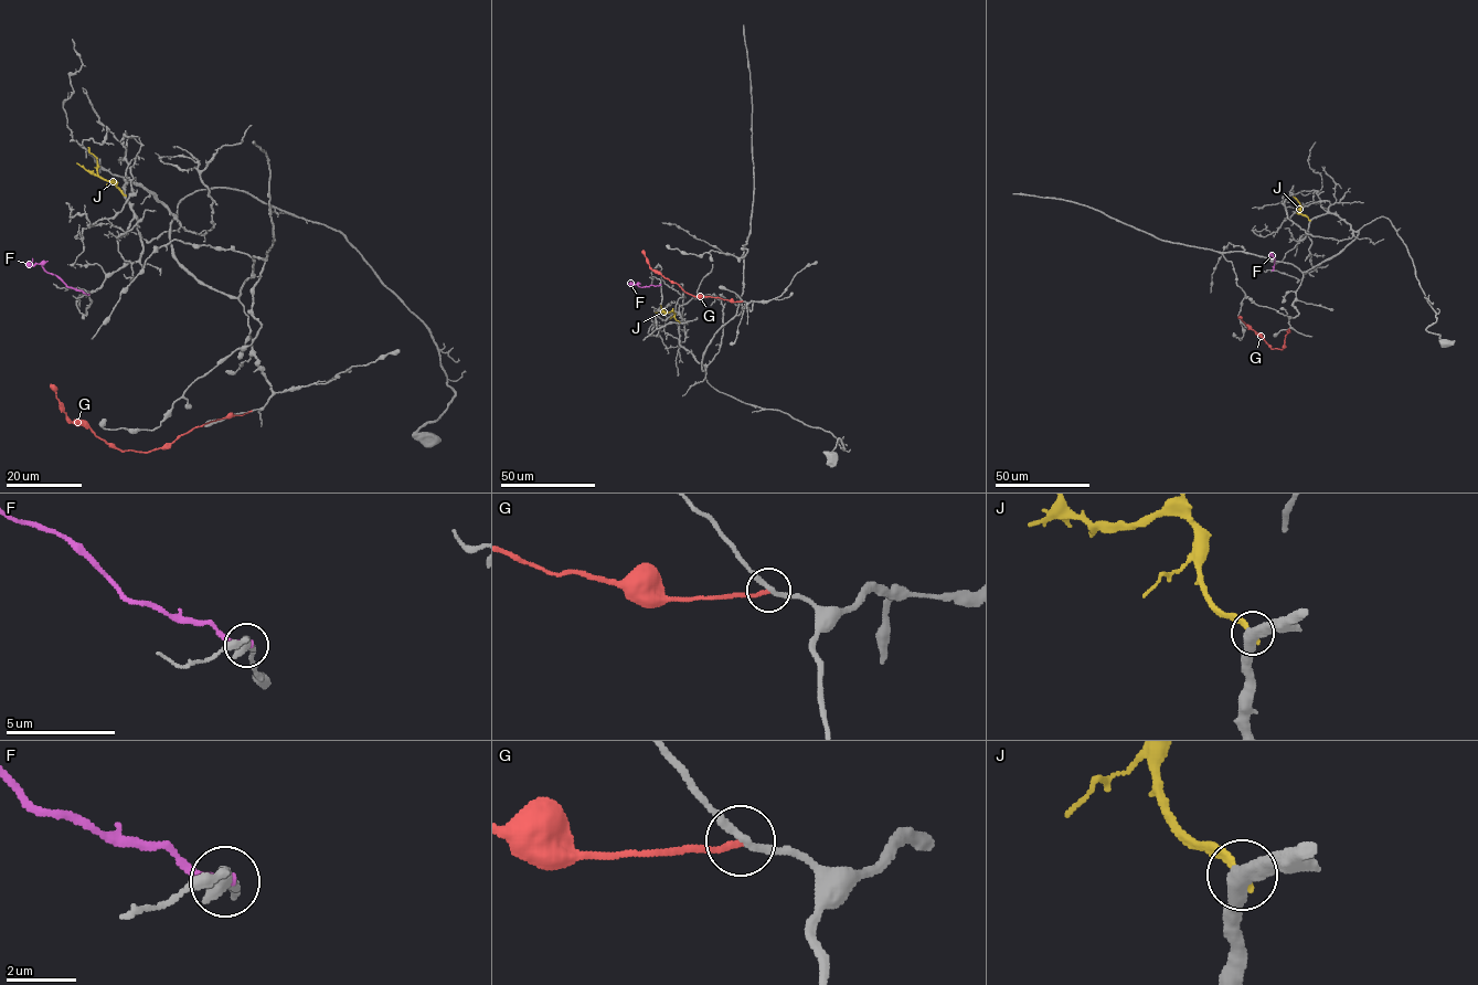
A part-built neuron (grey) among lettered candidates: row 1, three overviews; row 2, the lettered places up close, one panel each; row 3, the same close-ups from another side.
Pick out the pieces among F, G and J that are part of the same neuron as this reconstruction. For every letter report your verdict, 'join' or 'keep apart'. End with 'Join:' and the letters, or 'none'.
F: keep apart
G: keep apart
J: keep apart
Join: none

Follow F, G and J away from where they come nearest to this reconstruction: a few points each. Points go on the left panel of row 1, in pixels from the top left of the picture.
F: (87, 294), (67, 287), (39, 264), (24, 263)
G: (251, 411), (194, 426), (161, 447), (149, 452), (123, 451), (112, 447), (88, 427), (73, 423), (52, 384)
J: (125, 196), (116, 183), (98, 175), (97, 159), (88, 147)

